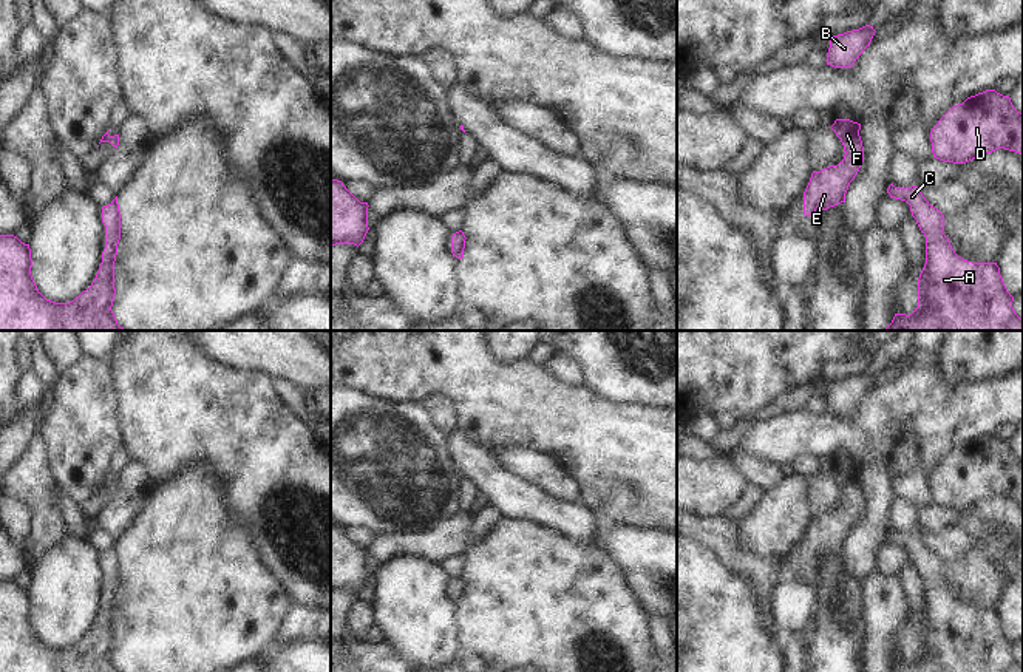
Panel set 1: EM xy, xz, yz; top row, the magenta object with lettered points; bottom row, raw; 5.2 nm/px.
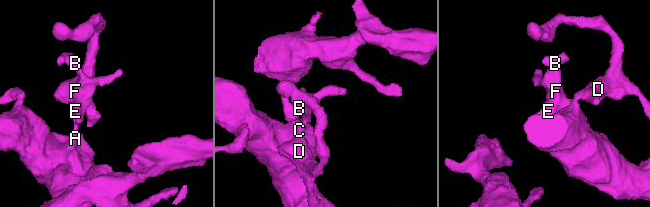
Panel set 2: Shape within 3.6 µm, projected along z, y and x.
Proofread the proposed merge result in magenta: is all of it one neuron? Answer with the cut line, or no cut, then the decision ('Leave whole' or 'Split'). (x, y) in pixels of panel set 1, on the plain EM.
No split. Leave whole.

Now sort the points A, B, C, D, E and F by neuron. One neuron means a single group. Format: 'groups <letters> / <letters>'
groups A B C D E F

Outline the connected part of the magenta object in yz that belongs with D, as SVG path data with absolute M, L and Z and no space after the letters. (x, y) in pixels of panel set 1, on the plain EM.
M986 436L952 453L932 474L930 488L933 504L953 510L966 510L998 494L1021 499L1023 459L1014 454L1009 442Z

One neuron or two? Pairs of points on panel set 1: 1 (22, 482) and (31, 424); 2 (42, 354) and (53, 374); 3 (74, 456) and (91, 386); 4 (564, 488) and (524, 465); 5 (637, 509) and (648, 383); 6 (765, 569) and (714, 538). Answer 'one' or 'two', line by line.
1: two
2: one
3: one
4: one
5: two
6: one

